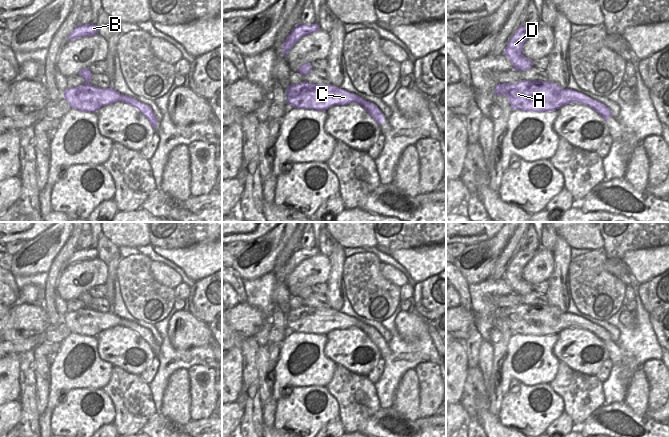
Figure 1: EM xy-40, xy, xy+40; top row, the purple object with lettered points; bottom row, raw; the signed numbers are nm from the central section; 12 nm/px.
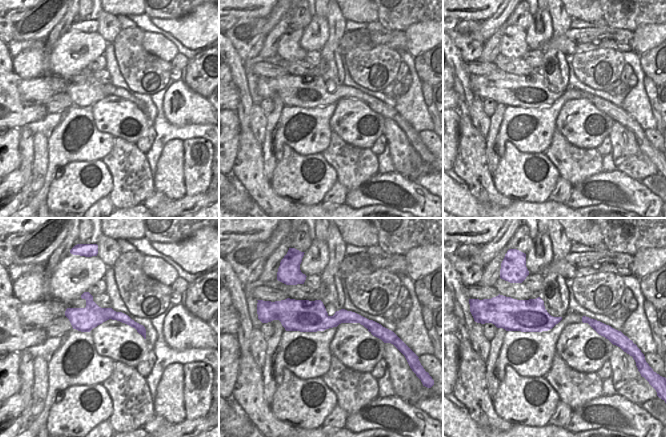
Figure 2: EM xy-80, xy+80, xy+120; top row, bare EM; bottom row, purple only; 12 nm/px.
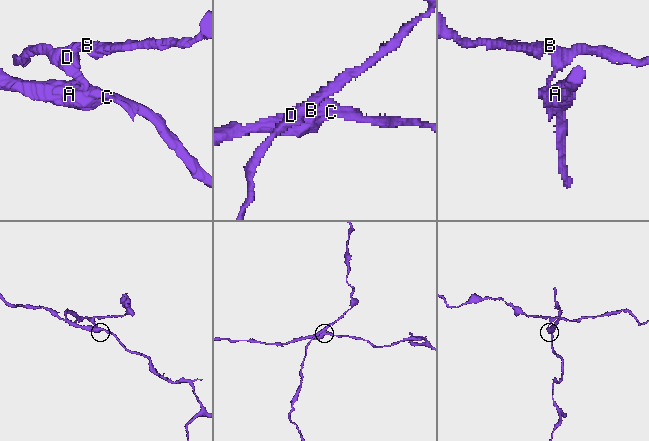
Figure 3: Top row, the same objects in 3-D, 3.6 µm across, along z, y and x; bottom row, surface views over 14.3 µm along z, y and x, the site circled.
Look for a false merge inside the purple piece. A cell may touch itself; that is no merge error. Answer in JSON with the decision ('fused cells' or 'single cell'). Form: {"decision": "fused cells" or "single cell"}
{"decision": "fused cells"}

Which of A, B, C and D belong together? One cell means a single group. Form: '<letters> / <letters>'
A C / B D

